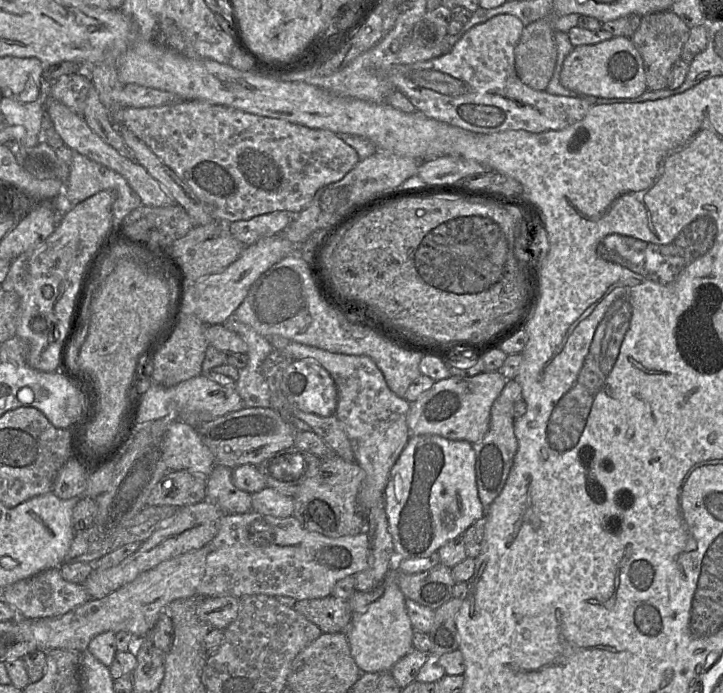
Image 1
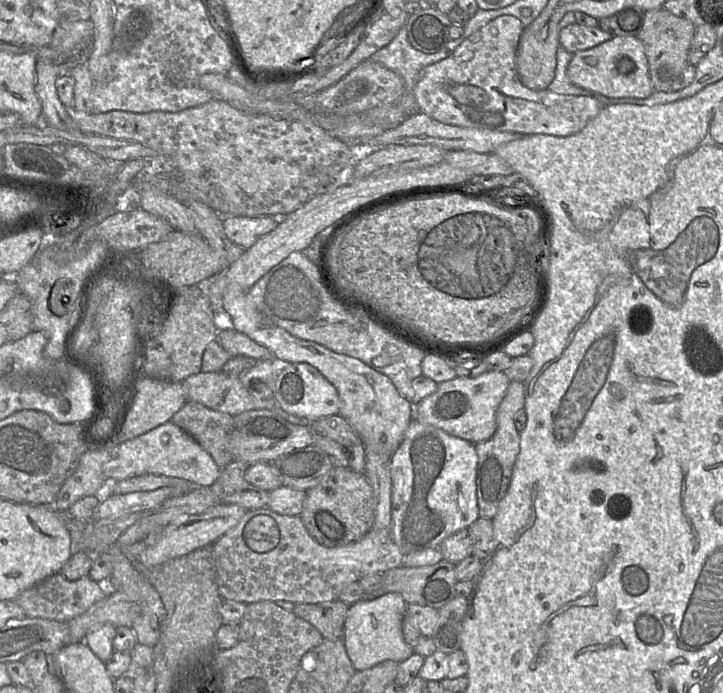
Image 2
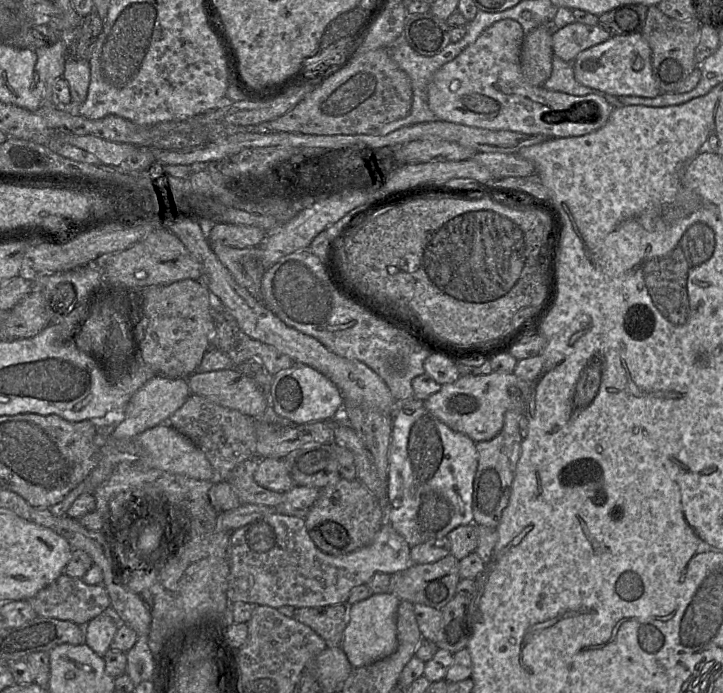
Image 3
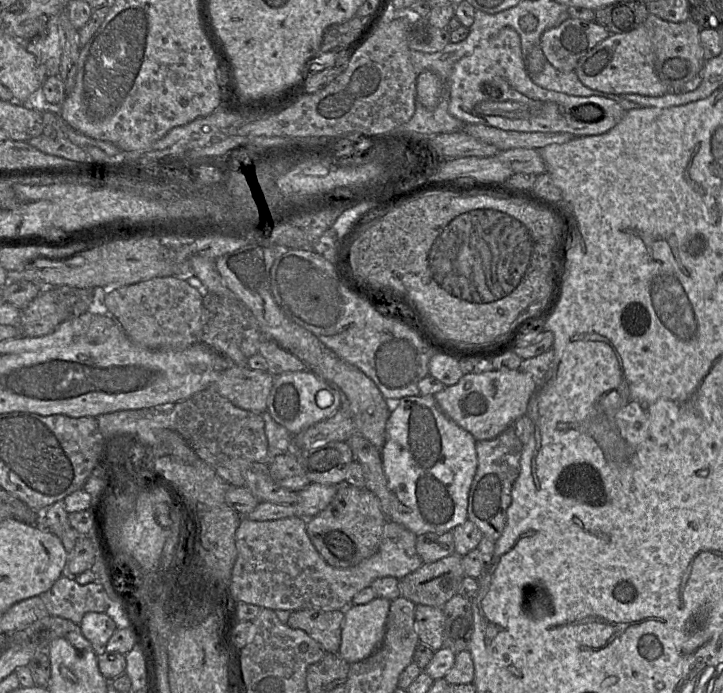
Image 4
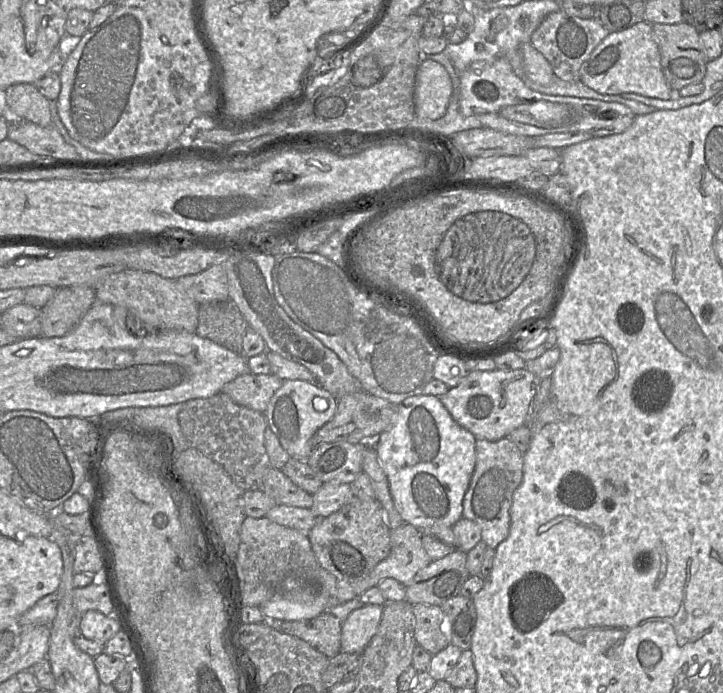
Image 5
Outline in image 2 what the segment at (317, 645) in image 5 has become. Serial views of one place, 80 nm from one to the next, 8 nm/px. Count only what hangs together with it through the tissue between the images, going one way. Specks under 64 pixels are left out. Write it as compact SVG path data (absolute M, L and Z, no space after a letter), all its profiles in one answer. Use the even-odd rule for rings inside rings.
M337 599L314 604L295 604L293 612L312 624L327 640L343 639L349 604Z

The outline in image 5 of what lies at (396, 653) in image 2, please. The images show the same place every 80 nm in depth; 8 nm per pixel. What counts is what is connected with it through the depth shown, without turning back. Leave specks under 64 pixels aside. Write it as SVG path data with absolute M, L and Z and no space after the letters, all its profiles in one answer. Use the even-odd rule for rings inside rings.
M366 604L351 612L342 623L341 652L362 654L377 632L383 605Z

